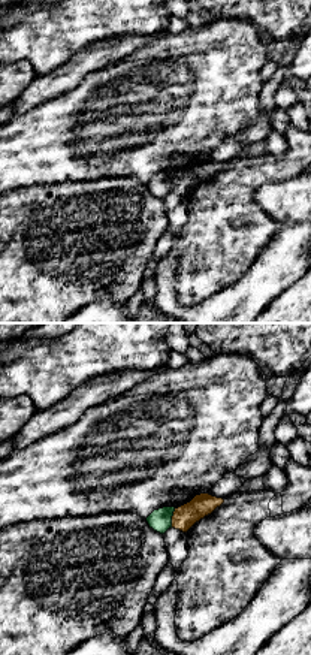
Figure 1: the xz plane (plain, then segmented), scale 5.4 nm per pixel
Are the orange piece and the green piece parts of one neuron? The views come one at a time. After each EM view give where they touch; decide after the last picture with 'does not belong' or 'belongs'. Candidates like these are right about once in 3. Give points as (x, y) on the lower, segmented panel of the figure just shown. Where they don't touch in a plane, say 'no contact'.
contact (172, 518)

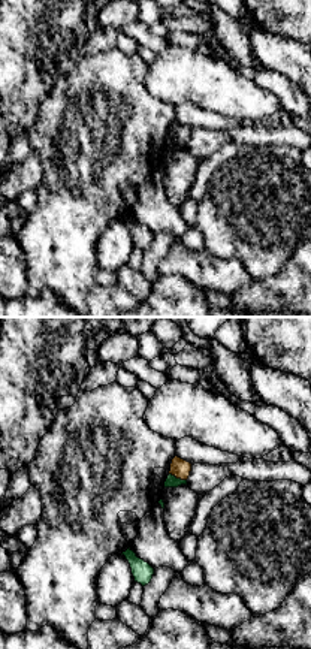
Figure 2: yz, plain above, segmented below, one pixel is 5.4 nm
contact (178, 477)

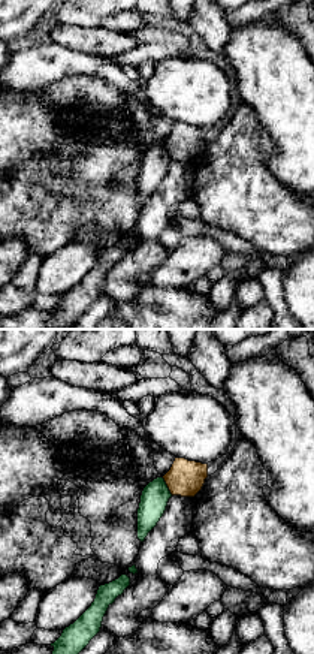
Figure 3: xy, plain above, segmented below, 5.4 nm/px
contact (168, 487)

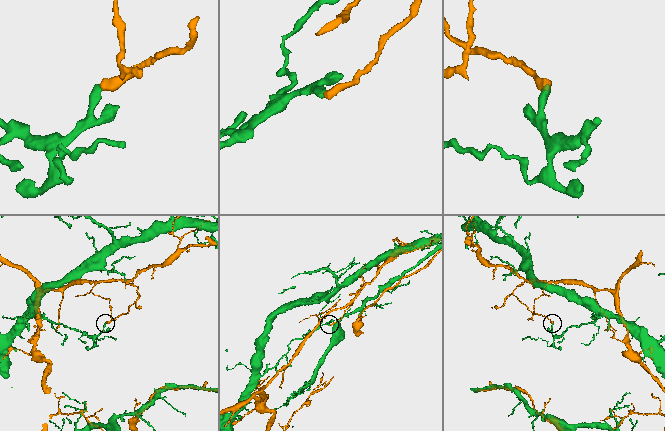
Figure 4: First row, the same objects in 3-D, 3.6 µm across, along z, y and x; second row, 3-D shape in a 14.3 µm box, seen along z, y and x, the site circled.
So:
does not belong

